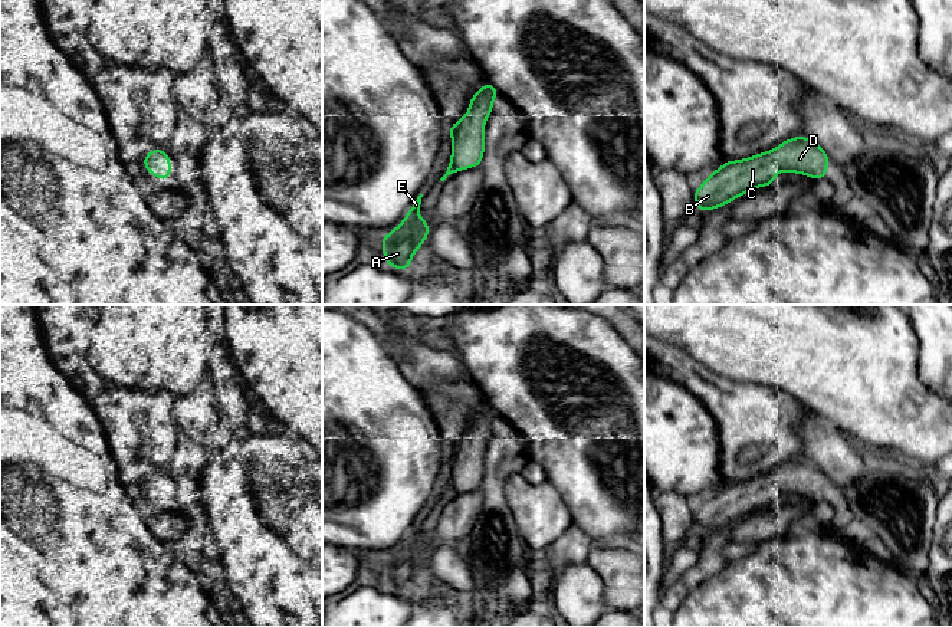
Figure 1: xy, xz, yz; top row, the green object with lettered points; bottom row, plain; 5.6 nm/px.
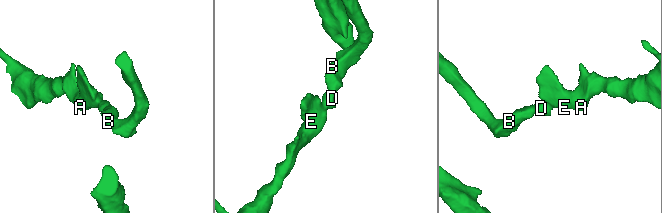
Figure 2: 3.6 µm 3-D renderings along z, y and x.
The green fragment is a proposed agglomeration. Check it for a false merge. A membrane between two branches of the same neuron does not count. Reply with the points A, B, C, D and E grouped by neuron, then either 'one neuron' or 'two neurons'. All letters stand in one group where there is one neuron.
A B C D E | one neuron

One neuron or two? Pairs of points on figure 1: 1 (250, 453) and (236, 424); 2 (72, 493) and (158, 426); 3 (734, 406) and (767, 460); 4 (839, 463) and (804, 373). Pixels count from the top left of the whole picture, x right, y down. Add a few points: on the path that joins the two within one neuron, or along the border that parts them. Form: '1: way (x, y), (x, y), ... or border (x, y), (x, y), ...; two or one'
1: border (242, 429), (235, 432); two
2: border (102, 429), (122, 485); two
3: way (747, 419), (768, 440), (768, 447); one
4: border (808, 409), (852, 440); two

